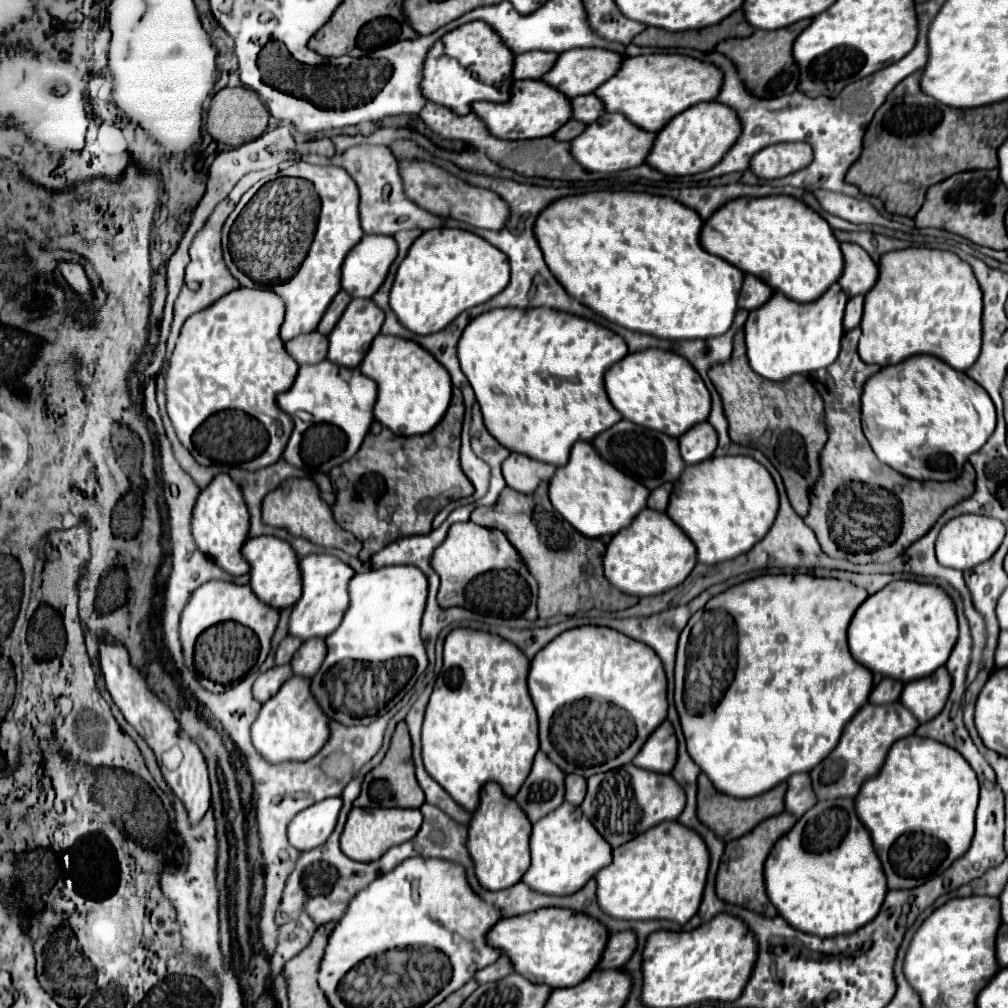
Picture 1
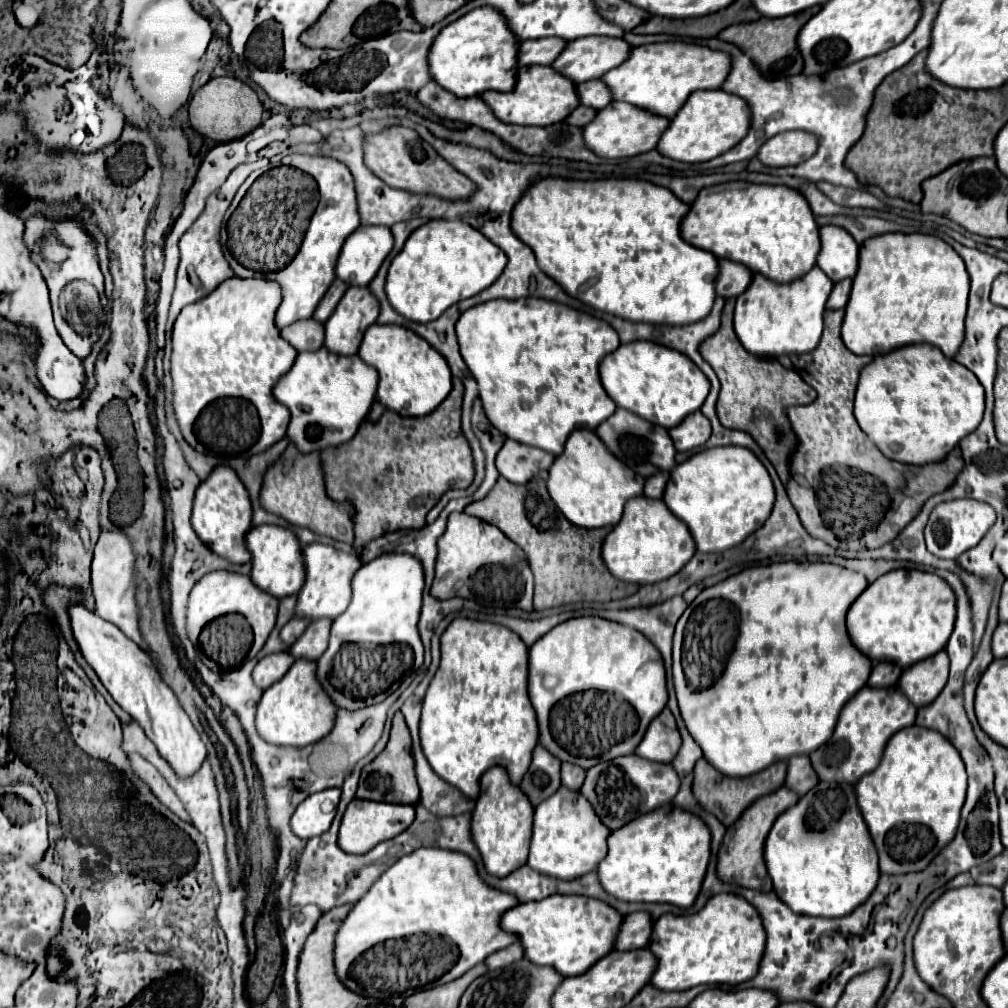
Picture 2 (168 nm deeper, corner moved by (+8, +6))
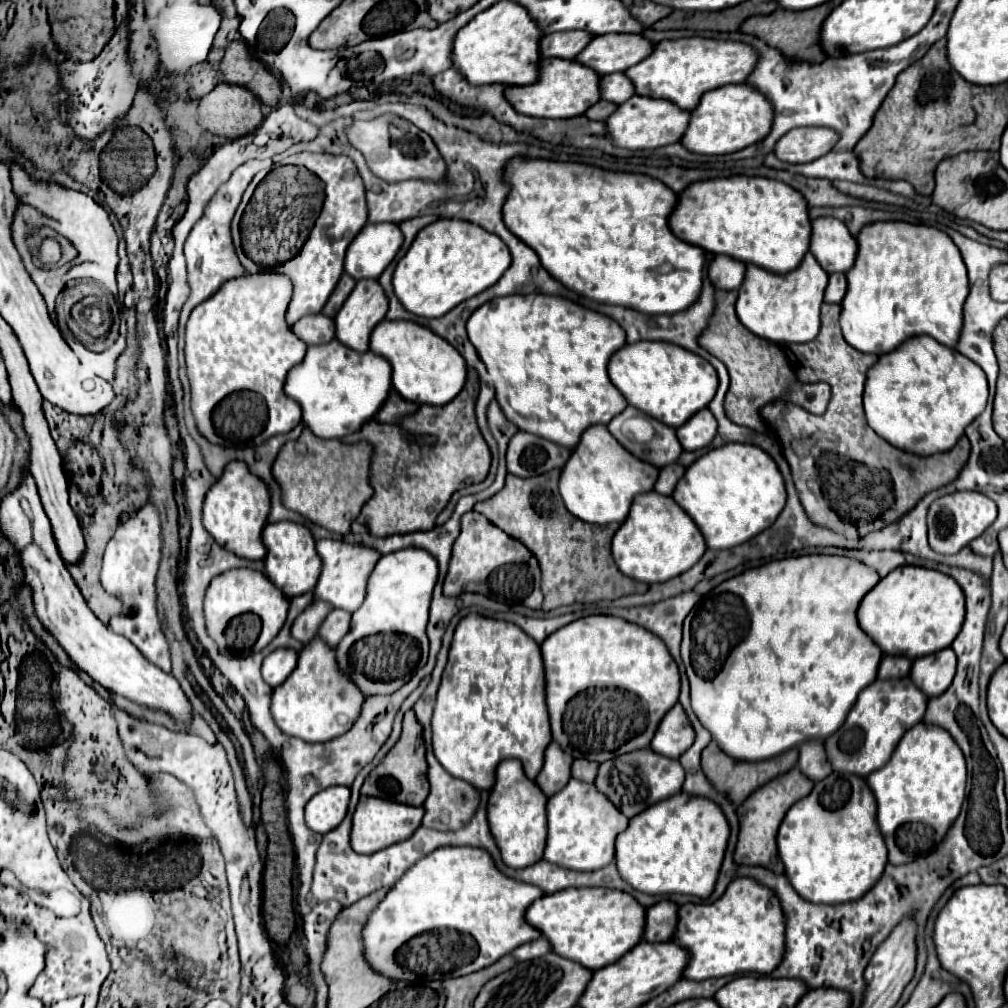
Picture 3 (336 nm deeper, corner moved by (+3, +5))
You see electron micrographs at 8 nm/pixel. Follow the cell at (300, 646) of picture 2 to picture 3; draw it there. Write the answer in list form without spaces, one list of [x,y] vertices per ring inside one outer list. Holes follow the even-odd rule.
[[[333,609],[325,617],[325,621],[321,623],[317,637],[323,639],[329,647],[335,647],[343,639],[343,635],[349,631],[349,619],[351,619],[351,613],[341,611],[341,609]]]

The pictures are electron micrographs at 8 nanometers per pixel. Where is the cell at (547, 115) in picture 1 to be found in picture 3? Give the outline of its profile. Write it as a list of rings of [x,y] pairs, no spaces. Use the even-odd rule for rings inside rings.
[[[541,59],[539,79],[537,83],[525,87],[507,87],[505,99],[513,105],[513,109],[521,115],[543,117],[543,119],[569,119],[583,115],[591,105],[595,105],[599,97],[599,75],[585,65],[577,65],[577,61],[569,59]]]

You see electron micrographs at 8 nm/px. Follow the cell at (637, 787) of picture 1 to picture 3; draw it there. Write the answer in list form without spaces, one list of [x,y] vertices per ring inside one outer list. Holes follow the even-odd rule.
[[[639,749],[639,751],[625,753],[621,757],[601,763],[595,785],[601,793],[605,793],[605,797],[609,797],[609,801],[627,819],[631,819],[631,817],[643,813],[645,809],[649,809],[651,805],[677,795],[681,791],[683,781],[685,781],[685,771],[679,761],[657,755],[651,749]]]

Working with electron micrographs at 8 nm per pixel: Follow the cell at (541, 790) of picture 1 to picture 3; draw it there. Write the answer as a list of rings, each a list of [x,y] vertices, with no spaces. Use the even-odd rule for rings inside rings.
[[[555,741],[549,743],[549,747],[545,751],[543,769],[535,779],[535,783],[547,797],[555,795],[571,779],[571,761],[573,759],[567,753],[563,753]]]

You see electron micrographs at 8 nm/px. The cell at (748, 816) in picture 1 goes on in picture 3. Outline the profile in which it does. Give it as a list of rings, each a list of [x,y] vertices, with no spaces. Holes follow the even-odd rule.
[[[711,741],[707,745],[707,749],[701,753],[701,769],[705,773],[705,777],[709,779],[709,783],[719,791],[719,793],[725,793],[729,795],[731,803],[735,807],[739,807],[753,791],[757,791],[761,785],[773,781],[773,777],[779,777],[781,773],[787,773],[789,769],[793,769],[797,765],[797,749],[791,749],[791,751],[785,751],[777,757],[771,757],[771,759],[765,759],[765,761],[759,761],[759,763],[743,763],[743,761],[735,761],[731,757],[727,757],[715,741]]]

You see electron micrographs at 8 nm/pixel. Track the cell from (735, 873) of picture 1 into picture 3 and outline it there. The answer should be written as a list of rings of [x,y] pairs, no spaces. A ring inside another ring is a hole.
[[[795,767],[789,773],[763,785],[753,795],[749,795],[743,801],[743,805],[737,809],[739,839],[737,839],[737,847],[735,847],[735,855],[733,855],[735,865],[757,865],[757,867],[773,871],[775,875],[781,875],[783,865],[777,855],[777,843],[775,843],[777,829],[779,829],[785,813],[789,811],[789,807],[793,803],[797,803],[799,799],[807,797],[811,793],[811,789],[813,789],[813,783],[805,775],[801,775],[801,771]]]

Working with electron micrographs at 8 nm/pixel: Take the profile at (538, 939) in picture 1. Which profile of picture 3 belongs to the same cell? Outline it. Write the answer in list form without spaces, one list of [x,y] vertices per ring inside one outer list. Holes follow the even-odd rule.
[[[583,887],[539,897],[529,905],[525,919],[531,927],[541,931],[543,937],[547,937],[553,953],[595,971],[617,961],[617,957],[623,957],[641,941],[645,909],[629,893]]]

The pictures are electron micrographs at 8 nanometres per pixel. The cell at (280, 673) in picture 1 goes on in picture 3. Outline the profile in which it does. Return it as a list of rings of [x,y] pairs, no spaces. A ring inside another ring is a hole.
[[[277,649],[265,657],[261,675],[267,685],[277,687],[291,675],[295,667],[297,667],[297,653],[293,649]]]

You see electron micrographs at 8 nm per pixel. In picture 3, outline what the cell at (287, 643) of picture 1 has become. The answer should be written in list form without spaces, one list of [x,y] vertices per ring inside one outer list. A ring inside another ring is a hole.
[[[313,601],[313,603],[295,619],[295,623],[293,623],[293,627],[291,627],[291,637],[295,637],[297,641],[301,641],[303,645],[307,645],[307,643],[315,637],[321,621],[327,617],[329,611],[331,611],[331,605],[325,605],[323,601]]]

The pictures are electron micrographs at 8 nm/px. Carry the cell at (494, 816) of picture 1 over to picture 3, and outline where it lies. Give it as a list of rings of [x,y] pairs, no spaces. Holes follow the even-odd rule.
[[[517,759],[501,761],[501,765],[497,767],[495,785],[487,801],[487,821],[491,835],[501,851],[501,859],[507,867],[511,869],[529,867],[543,857],[545,839],[547,839],[545,805],[547,805],[547,797],[535,785],[535,781],[529,781],[525,777],[521,761]]]

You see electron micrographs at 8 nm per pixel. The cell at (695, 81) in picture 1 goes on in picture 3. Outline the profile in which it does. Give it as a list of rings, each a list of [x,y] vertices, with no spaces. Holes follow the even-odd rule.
[[[689,37],[689,39],[657,43],[653,47],[653,53],[645,57],[641,63],[629,67],[625,75],[635,85],[637,95],[667,99],[683,111],[693,111],[705,91],[729,83],[743,83],[745,77],[753,71],[755,63],[757,63],[757,55],[753,47],[745,43]]]

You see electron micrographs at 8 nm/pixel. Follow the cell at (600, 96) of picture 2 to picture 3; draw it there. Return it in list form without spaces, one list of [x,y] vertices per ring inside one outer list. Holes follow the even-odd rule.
[[[613,73],[613,75],[605,75],[599,79],[599,87],[601,87],[601,99],[611,101],[615,105],[625,103],[629,97],[633,97],[633,85],[631,81],[625,77],[625,73]]]

